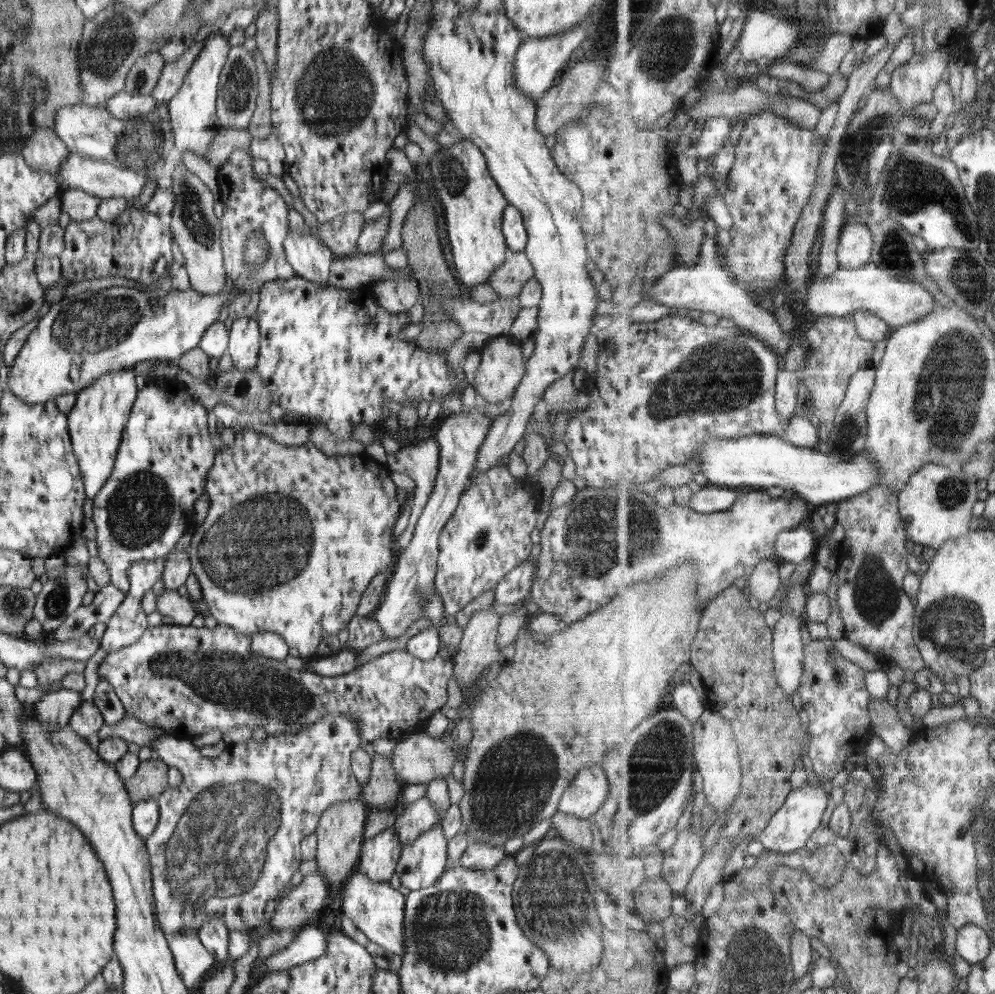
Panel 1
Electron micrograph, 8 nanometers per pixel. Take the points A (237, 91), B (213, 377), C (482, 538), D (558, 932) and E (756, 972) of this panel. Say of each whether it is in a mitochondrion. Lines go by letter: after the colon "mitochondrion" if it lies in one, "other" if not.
A: mitochondrion
B: other
C: mitochondrion
D: mitochondrion
E: mitochondrion

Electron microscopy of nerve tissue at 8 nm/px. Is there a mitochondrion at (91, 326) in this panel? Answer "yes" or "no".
yes

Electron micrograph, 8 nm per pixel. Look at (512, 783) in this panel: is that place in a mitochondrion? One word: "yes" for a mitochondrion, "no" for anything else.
yes

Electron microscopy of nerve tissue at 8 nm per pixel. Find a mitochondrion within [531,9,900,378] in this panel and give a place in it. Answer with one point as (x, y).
(669, 50)

